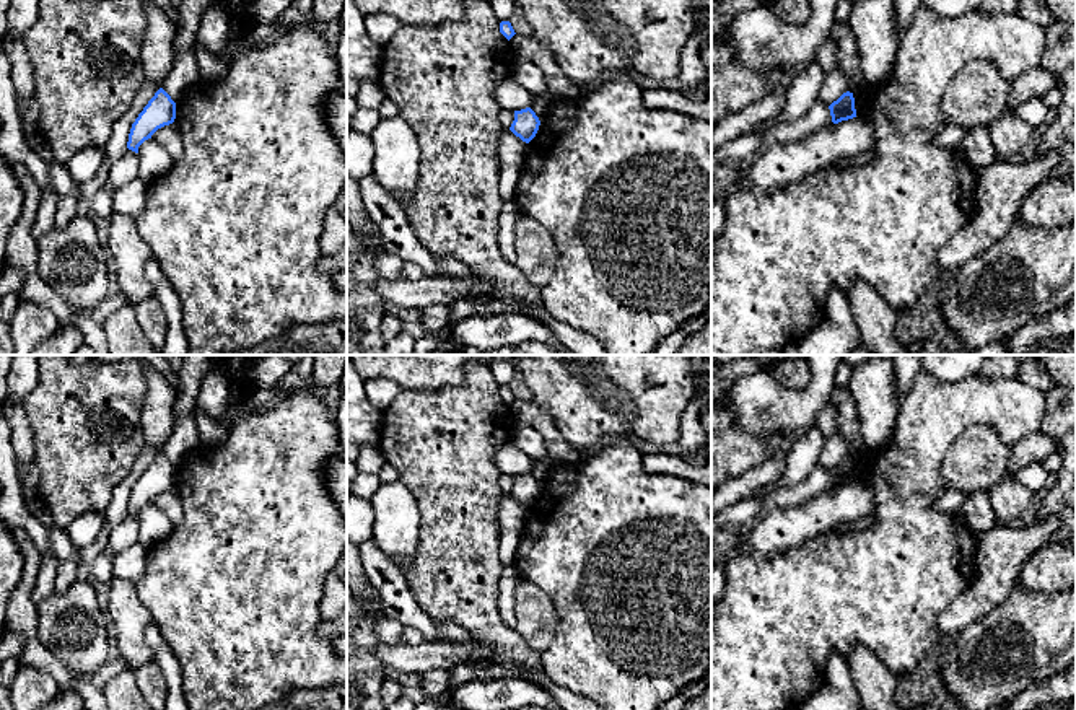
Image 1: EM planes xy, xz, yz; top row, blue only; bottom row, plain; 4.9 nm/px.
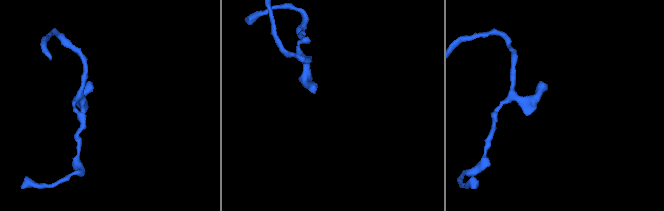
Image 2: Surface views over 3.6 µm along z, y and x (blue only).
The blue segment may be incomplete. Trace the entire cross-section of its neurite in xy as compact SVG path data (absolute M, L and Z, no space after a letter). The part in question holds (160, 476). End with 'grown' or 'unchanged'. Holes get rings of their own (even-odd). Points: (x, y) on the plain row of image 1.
M160 453L132 489L127 513L138 518L145 505L151 503L158 493L173 489L174 484L176 467Z; unchanged

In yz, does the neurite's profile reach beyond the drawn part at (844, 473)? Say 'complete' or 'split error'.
complete

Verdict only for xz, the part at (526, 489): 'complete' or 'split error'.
complete

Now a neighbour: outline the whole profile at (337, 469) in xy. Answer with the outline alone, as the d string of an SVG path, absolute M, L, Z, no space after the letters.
M347 456L327 466L327 490L347 521Z

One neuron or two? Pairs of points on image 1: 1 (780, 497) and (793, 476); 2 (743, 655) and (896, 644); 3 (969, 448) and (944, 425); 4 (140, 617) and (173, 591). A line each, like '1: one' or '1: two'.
1: two
2: one
3: two
4: two

